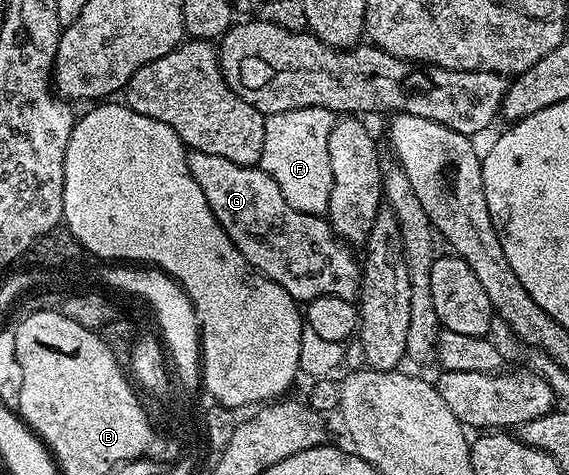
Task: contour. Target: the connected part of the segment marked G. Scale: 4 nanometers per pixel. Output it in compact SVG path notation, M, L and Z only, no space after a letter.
M193 150L187 152L187 164L189 173L193 173L193 181L201 185L201 193L205 201L209 201L213 217L254 271L259 271L269 281L281 285L281 289L285 289L285 293L289 293L297 301L310 301L322 295L358 300L360 260L357 255L355 259L354 253L351 252L354 250L336 235L324 216L301 213L293 209L293 205L289 205L289 201L281 197L277 181L273 181L273 177L269 177L269 173L265 173L258 165L254 167L237 165L237 161Z

